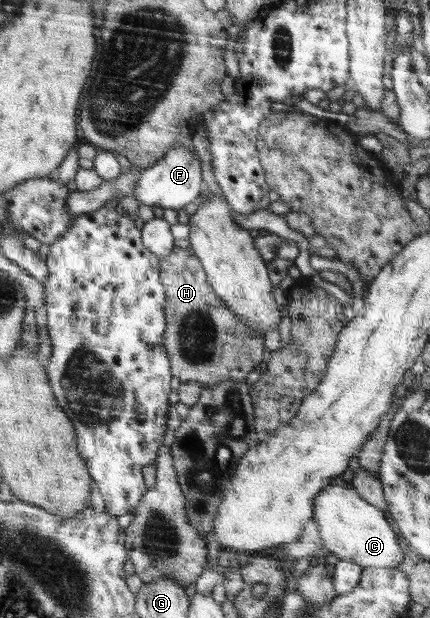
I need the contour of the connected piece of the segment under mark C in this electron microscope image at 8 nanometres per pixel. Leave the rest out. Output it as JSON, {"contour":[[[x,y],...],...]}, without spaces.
{"contour":[[[332,478],[313,500],[312,521],[317,525],[319,537],[330,554],[340,561],[347,561],[365,567],[388,569],[396,567],[403,561],[397,537],[385,515],[359,496],[357,490],[347,484],[343,478]]]}

